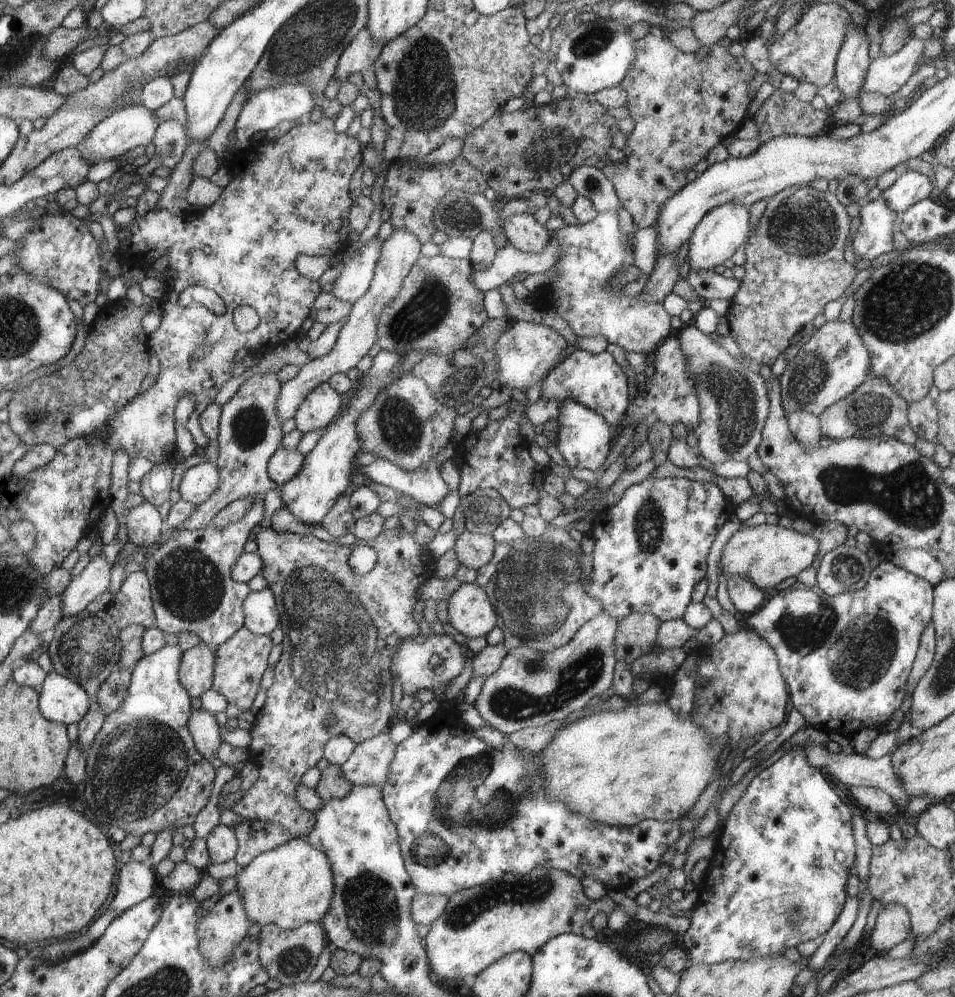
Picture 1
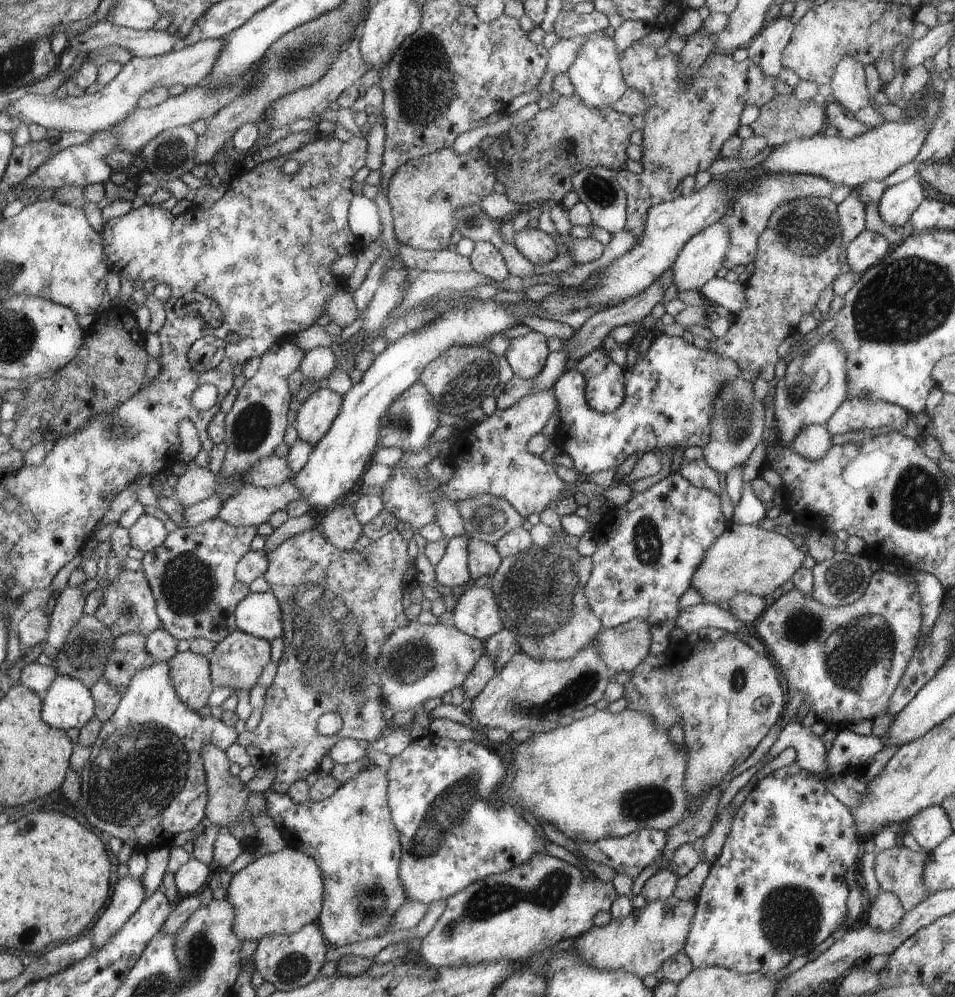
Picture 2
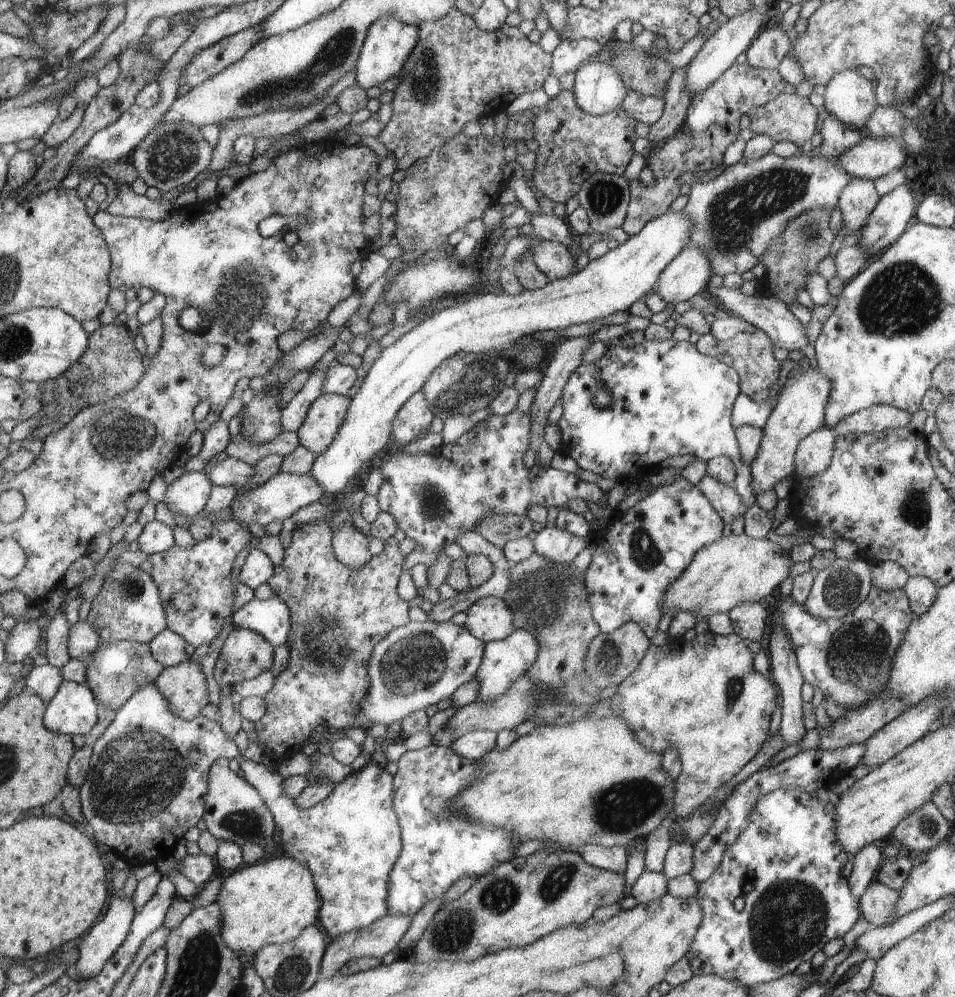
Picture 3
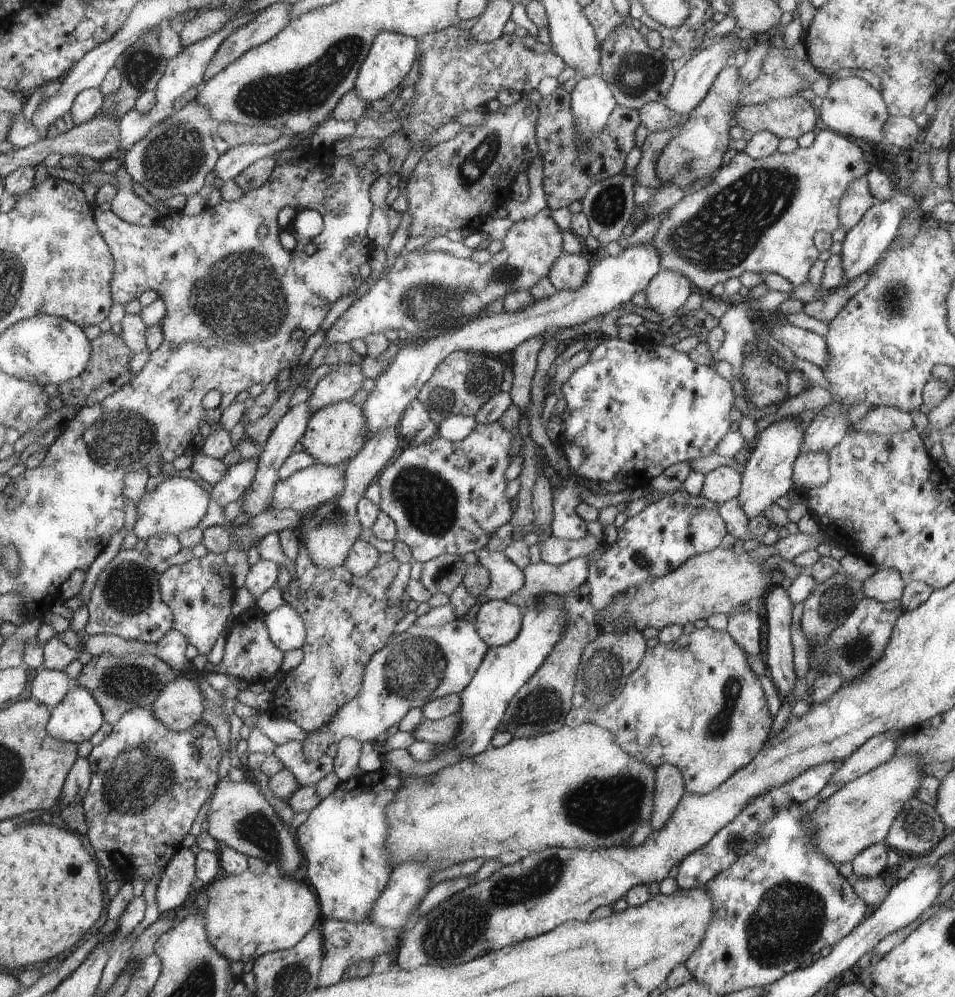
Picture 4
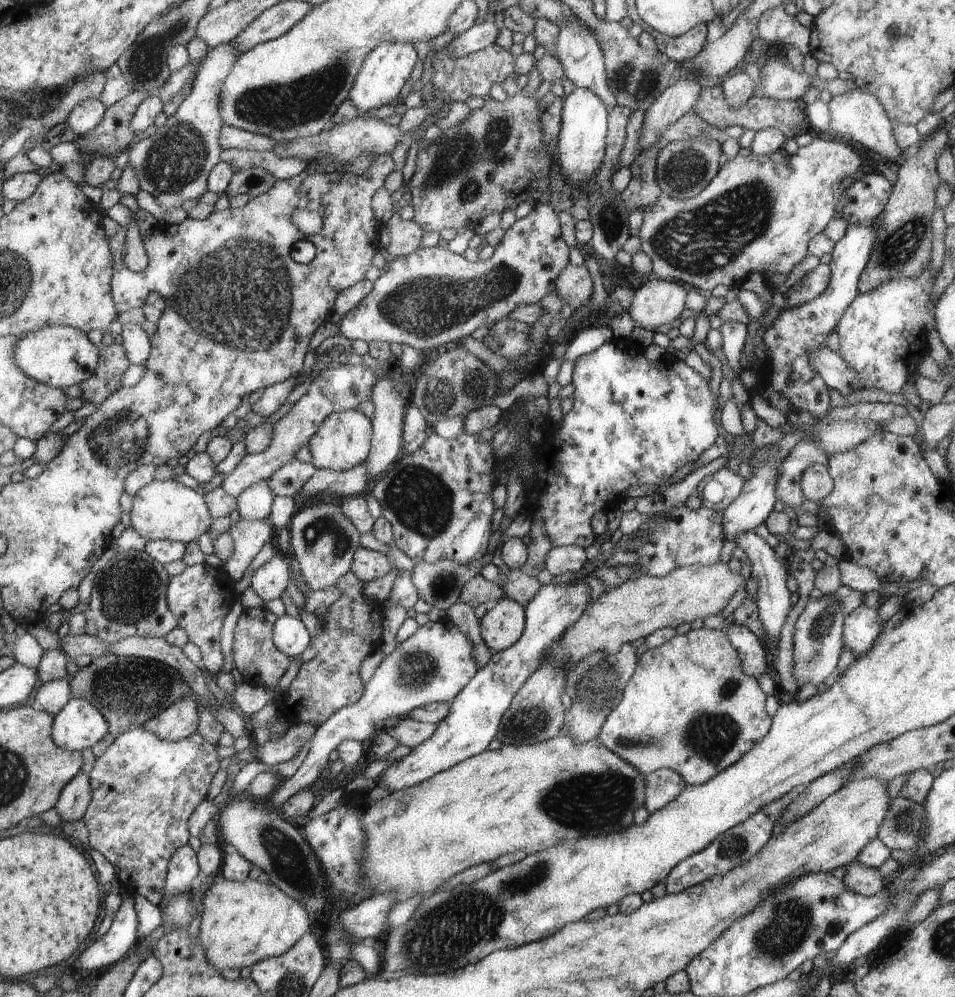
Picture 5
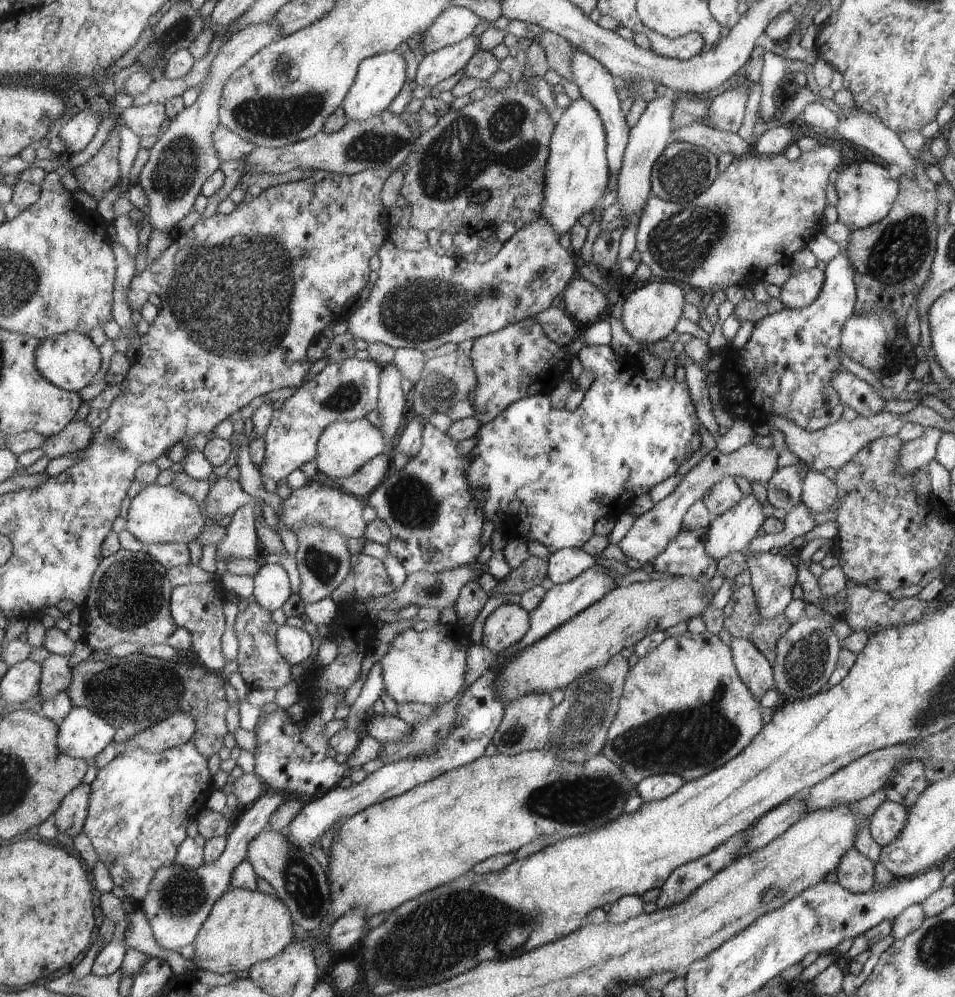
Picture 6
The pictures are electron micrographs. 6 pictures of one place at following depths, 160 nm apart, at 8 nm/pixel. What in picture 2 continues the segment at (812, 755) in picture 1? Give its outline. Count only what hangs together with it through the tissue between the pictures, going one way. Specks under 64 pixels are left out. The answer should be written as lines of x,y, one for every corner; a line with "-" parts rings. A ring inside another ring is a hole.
802,713
796,714
782,728
773,746
766,756
762,758
762,762
772,761
786,748
792,746
797,754
796,762
802,770
816,774
827,769
825,761
826,746
824,746
820,737
811,731
810,727
802,725
801,717

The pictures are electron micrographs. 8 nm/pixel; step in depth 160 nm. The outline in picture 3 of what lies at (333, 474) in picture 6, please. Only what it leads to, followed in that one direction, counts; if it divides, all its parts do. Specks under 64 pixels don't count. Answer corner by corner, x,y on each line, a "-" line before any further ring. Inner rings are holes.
322,393
310,405
302,426
295,432
300,445
316,457
326,452
345,422
350,399
348,396

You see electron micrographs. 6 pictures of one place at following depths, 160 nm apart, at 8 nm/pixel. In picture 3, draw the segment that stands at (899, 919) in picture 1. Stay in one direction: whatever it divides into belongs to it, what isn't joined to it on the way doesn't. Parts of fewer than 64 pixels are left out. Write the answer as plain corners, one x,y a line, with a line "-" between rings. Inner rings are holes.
874,880
859,898
860,912
868,920
870,926
888,925
893,920
898,897
898,891

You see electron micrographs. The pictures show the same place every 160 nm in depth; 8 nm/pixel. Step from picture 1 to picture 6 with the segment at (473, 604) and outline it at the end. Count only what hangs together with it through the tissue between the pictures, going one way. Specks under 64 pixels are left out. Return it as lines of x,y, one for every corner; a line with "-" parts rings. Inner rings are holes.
503,603
486,618
482,645
497,655
502,654
528,634
531,627
528,620
531,616
521,605

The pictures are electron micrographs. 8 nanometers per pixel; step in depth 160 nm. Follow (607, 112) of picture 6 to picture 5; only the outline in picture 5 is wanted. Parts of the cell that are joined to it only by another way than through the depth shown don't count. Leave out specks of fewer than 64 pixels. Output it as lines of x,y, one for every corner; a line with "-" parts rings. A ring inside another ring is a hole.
581,20
574,23
564,23
559,27
559,35
556,41
555,56
564,65
564,79
570,80
577,87
590,89
594,94
598,95
610,110
618,105
618,101
612,90
608,86
607,72
605,69
605,58
601,49
601,44
596,40
593,31
586,27

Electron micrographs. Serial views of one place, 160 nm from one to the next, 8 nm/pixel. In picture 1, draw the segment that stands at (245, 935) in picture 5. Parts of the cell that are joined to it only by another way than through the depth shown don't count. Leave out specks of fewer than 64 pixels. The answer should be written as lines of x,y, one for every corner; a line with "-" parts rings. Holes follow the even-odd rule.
292,837
289,843
260,854
236,878
236,890
243,894
250,921
261,927
276,924
293,930
307,923
321,923
333,906
336,892
329,854
300,837

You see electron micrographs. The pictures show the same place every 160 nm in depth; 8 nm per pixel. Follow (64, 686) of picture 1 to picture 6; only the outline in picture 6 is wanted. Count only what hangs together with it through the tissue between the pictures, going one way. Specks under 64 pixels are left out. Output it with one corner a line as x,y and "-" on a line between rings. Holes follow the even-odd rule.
72,707
60,724
57,744
63,753
75,759
94,760
110,742
116,741
116,729
106,719
84,707

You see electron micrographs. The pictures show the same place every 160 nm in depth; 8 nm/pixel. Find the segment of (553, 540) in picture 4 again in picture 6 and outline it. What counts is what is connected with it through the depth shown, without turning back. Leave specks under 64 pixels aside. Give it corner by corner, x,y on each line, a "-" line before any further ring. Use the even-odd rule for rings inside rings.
563,548
548,557
547,576
555,585
570,582
587,568
596,565
596,560
579,548

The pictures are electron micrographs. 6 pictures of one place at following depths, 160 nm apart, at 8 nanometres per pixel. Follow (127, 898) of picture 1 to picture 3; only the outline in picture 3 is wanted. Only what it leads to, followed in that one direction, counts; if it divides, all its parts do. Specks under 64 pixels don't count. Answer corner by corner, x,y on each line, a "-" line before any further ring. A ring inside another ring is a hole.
114,897
105,918
99,920
90,932
78,942
79,957
74,964
74,971
80,979
94,978
113,958
129,936
132,918
137,910
131,899
122,900

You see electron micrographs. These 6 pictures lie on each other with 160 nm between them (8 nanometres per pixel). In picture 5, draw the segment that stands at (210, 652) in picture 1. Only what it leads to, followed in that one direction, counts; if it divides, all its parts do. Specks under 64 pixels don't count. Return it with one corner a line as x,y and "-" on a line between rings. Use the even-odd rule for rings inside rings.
192,697
176,701
143,727
165,741
181,741
197,732
198,704

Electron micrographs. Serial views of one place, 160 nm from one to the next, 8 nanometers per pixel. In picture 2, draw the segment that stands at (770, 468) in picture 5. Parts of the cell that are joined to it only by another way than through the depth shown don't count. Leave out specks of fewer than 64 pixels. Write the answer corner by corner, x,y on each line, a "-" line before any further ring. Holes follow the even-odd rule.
821,340
811,343
808,354
790,357
786,375
774,387
775,424
780,441
786,446
810,424
826,425
830,416
848,399
848,354
840,340

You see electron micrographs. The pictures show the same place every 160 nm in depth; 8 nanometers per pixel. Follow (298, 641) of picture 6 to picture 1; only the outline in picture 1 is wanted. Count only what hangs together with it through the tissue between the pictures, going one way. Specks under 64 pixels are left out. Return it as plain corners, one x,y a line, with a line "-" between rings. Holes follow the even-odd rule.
266,587
261,592
253,592
244,603
245,628
259,636
269,636
281,624
277,612
277,598

